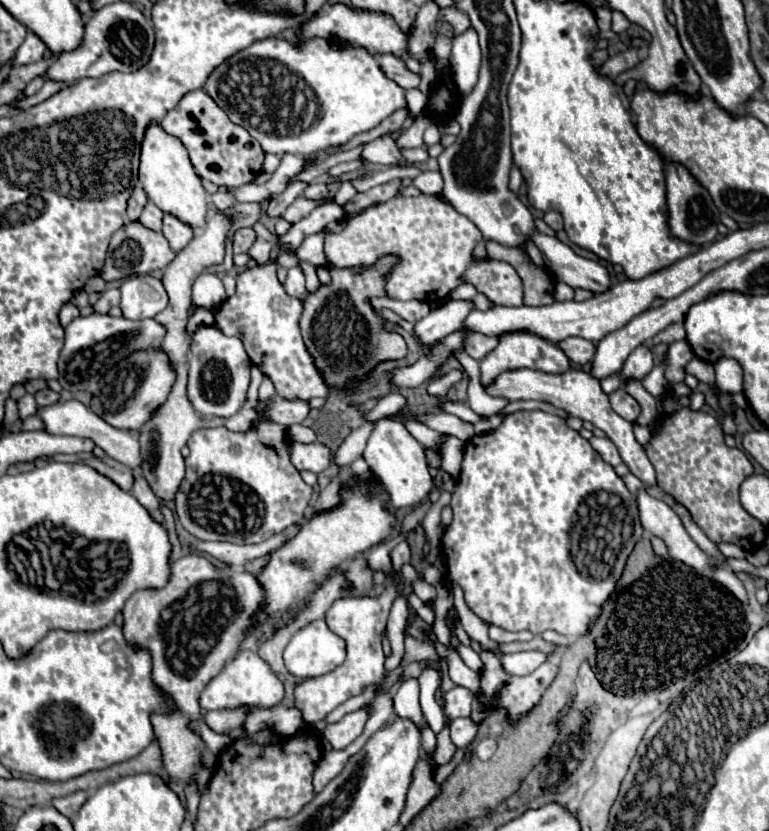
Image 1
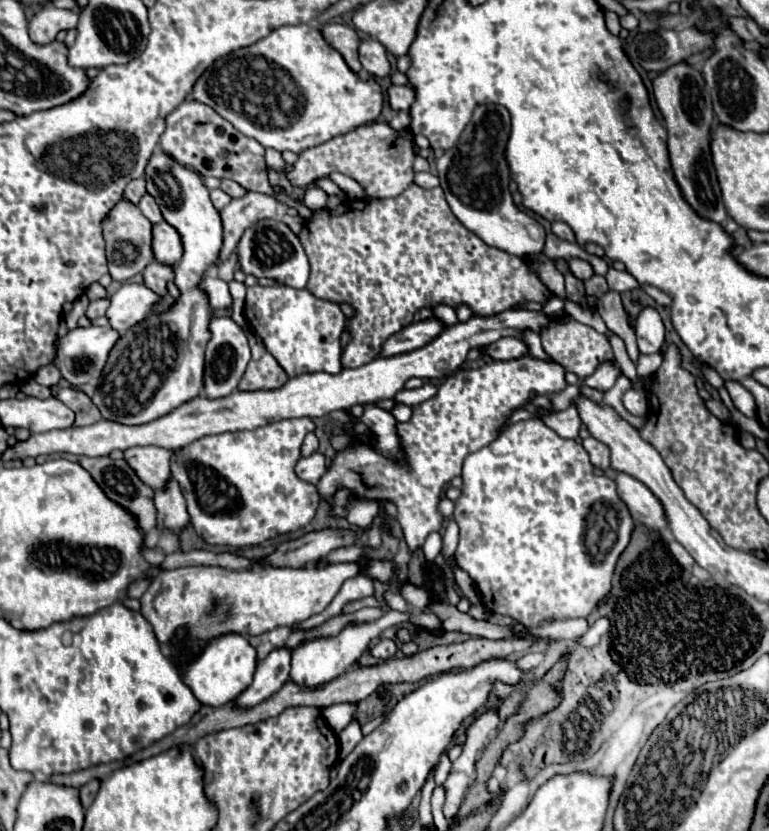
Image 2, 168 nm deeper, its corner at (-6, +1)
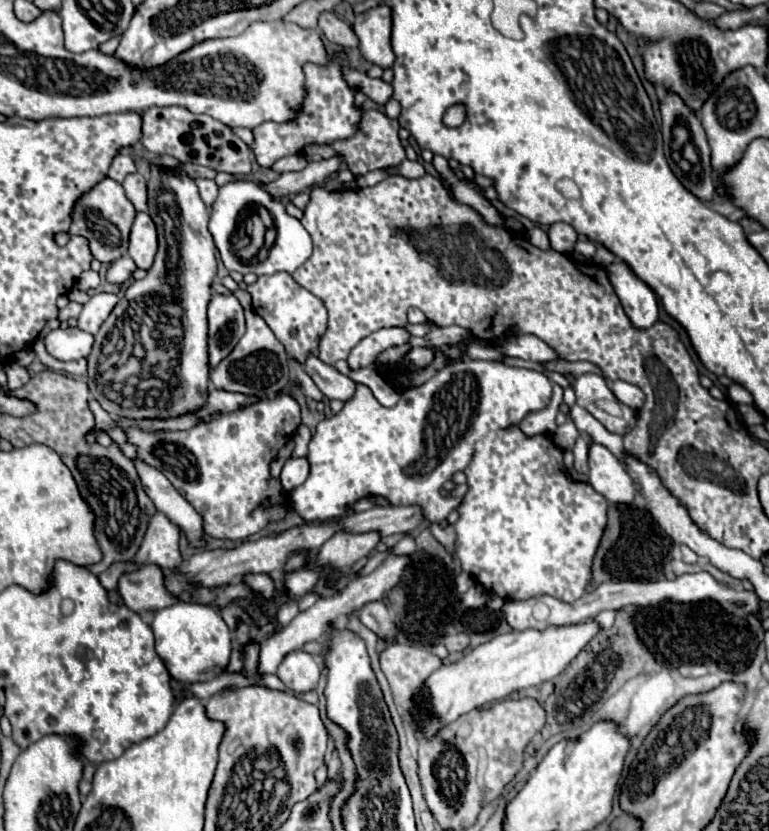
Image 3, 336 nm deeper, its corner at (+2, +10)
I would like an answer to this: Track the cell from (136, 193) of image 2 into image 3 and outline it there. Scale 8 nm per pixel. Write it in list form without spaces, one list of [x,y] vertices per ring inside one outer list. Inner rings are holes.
[[[122,150],[122,154],[118,154],[118,158],[114,158],[114,162],[112,162],[110,170],[108,170],[108,176],[110,176],[112,180],[116,180],[116,182],[122,184],[124,178],[126,178],[128,174],[134,174],[134,172],[138,172],[138,168],[136,168],[132,156],[130,156],[126,150]]]

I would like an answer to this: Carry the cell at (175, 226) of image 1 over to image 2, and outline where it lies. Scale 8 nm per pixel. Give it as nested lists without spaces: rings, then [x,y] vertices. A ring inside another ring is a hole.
[[[166,221],[152,225],[152,243],[154,243],[154,261],[164,265],[176,265],[182,257],[182,243],[174,227]]]

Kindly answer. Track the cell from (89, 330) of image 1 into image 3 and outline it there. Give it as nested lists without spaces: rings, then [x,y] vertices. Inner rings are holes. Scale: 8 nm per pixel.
[[[56,328],[46,334],[44,342],[46,342],[46,350],[54,358],[70,362],[70,360],[88,358],[94,344],[94,334],[84,332],[80,328],[66,328],[66,330]]]

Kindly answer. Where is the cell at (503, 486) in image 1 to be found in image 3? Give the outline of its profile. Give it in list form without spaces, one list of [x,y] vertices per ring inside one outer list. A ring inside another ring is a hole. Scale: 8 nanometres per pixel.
[[[506,426],[506,428],[500,428],[488,436],[484,436],[482,440],[476,442],[476,450],[474,450],[474,456],[472,456],[472,462],[466,466],[464,470],[466,474],[466,484],[468,484],[468,492],[462,500],[462,504],[456,508],[460,518],[458,522],[454,524],[454,532],[456,532],[456,546],[454,546],[454,552],[462,564],[462,570],[468,572],[490,596],[500,596],[504,600],[528,600],[528,598],[534,598],[534,596],[542,596],[542,594],[548,594],[548,596],[554,596],[562,602],[574,602],[578,600],[588,582],[592,580],[592,560],[594,560],[594,554],[596,554],[596,548],[602,540],[602,534],[606,530],[606,522],[608,522],[608,502],[604,500],[602,494],[598,494],[590,482],[574,482],[572,478],[568,478],[566,474],[566,468],[564,468],[564,450],[554,442],[552,436],[548,434],[536,434],[536,436],[526,436],[520,426]]]

